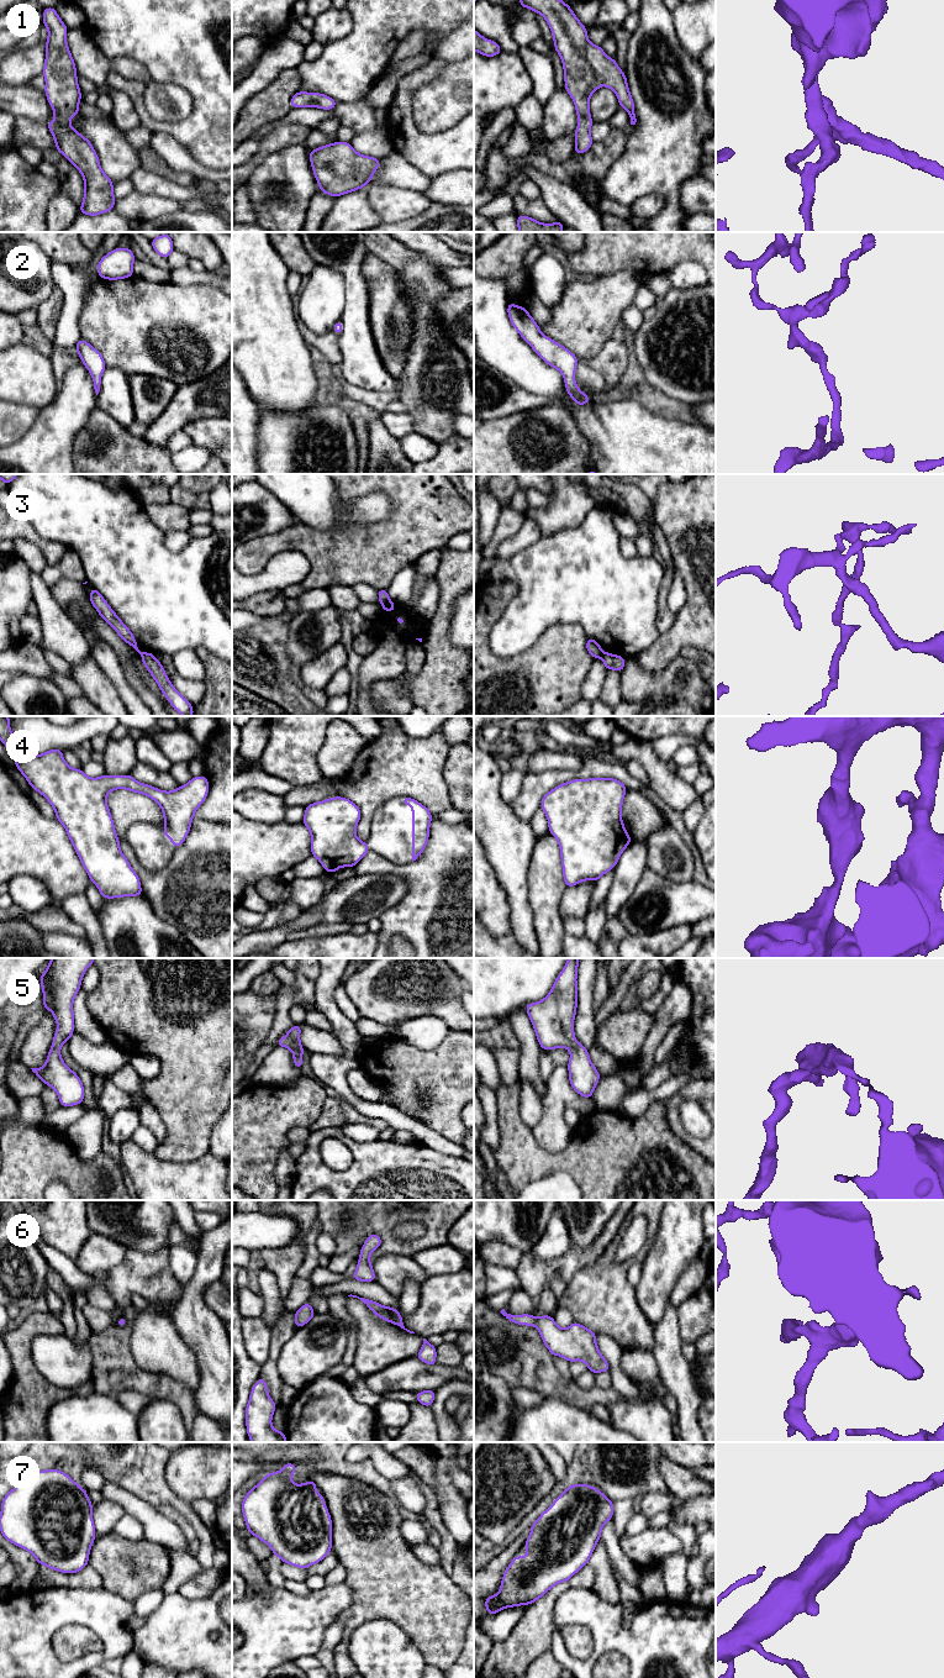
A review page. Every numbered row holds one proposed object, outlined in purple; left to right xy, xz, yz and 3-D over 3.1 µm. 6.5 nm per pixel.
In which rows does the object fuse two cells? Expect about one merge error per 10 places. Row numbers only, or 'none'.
3

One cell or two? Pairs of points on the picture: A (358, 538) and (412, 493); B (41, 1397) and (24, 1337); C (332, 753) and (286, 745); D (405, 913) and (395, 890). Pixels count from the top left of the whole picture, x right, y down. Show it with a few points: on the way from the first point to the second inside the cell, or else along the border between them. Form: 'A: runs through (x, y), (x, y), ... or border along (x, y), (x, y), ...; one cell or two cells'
A: runs through (374, 537), (380, 537), (409, 509); one cell
B: runs through (26, 1382), (24, 1352); one cell
C: border along (327, 729), (327, 735), (317, 756), (321, 776); two cells
D: border along (391, 872), (405, 880), (406, 893), (379, 918); two cells

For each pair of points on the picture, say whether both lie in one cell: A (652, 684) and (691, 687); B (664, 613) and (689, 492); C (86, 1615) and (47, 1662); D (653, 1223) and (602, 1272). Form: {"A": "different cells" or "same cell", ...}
{"A": "same cell", "B": "different cells", "C": "same cell", "D": "same cell"}

